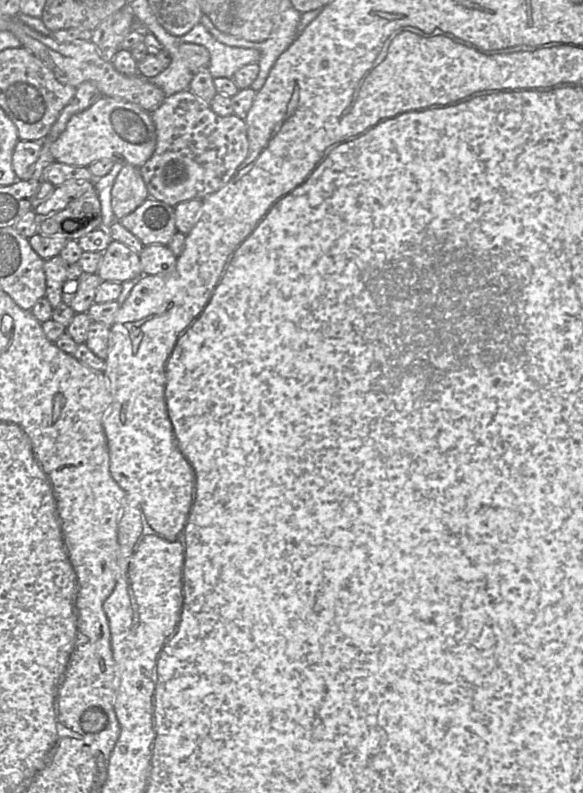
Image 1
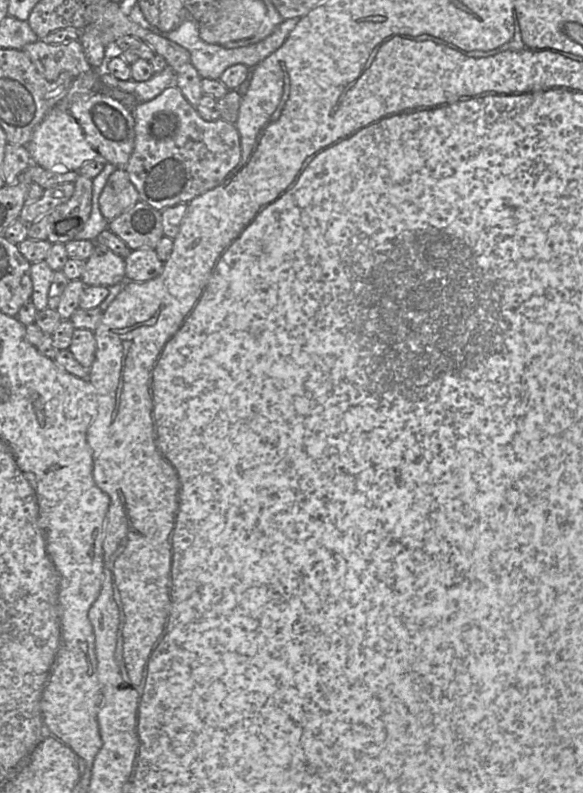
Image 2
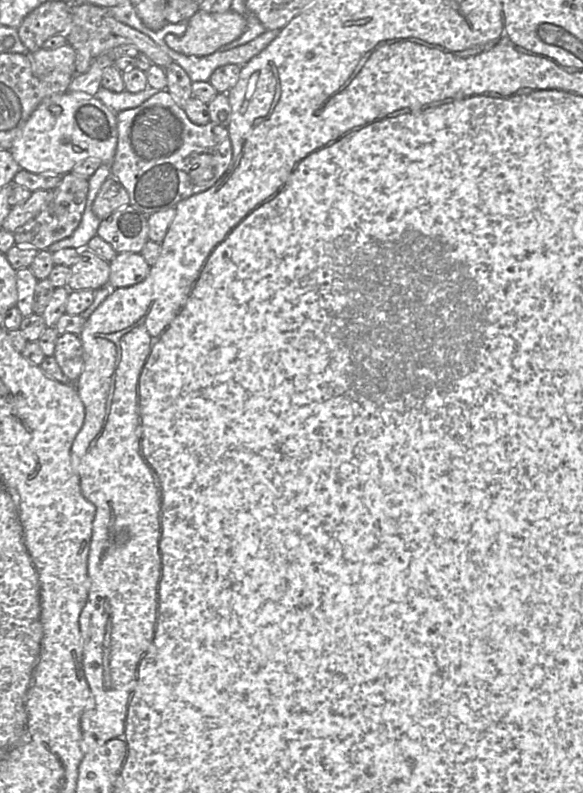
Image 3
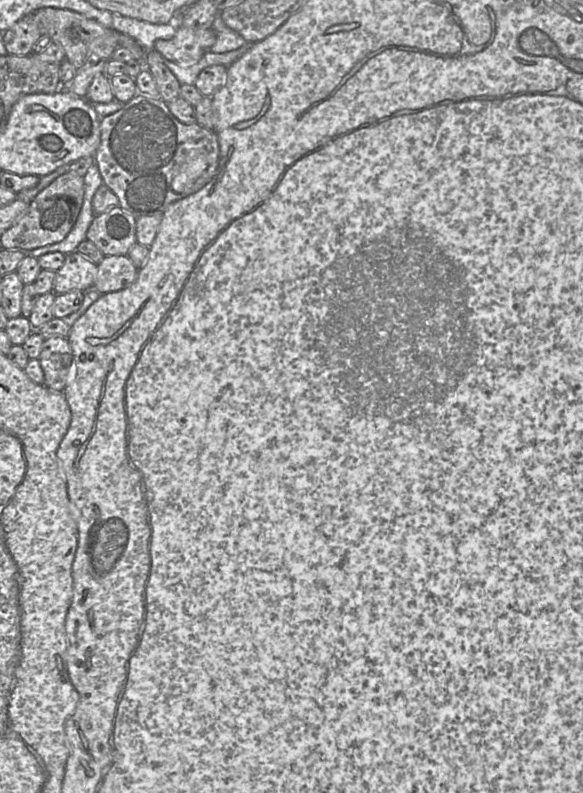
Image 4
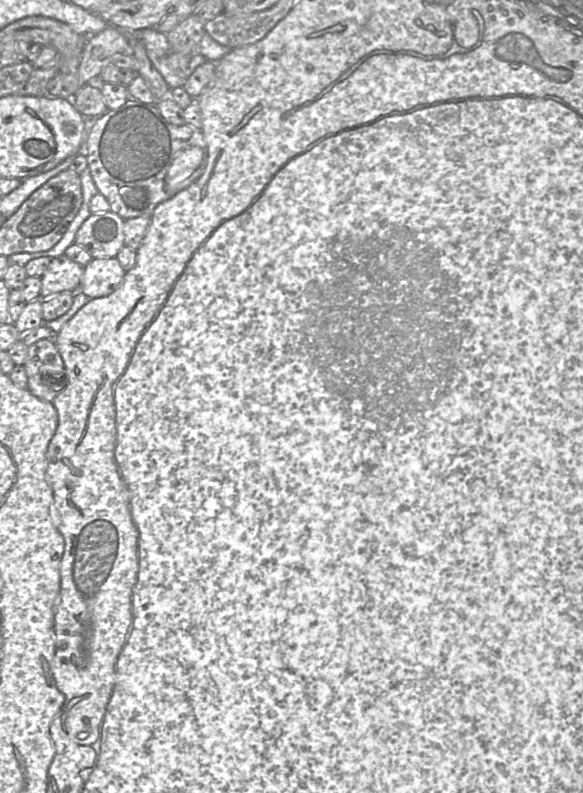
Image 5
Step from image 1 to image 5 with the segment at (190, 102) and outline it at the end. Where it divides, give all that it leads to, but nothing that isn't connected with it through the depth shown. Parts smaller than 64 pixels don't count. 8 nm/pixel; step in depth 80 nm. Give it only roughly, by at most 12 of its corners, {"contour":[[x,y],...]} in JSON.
{"contour":[[128,99],[80,154],[125,220],[203,173],[202,132]]}

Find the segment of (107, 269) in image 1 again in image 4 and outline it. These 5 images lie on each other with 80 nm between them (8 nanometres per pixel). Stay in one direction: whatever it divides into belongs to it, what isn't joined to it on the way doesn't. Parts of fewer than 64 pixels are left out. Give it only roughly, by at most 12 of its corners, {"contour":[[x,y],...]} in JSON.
{"contour":[[67,254],[52,292],[93,289],[98,265]]}

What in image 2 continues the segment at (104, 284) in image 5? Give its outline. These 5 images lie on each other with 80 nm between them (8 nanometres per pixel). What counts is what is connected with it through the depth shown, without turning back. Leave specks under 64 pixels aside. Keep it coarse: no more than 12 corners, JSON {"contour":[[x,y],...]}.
{"contour":[[155,249],[125,257],[125,280],[145,282],[159,276],[165,262]]}

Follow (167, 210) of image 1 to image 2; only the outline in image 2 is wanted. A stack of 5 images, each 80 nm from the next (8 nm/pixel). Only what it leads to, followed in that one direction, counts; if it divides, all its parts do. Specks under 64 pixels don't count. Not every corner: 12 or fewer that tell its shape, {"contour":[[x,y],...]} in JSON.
{"contour":[[138,202],[107,229],[130,250],[155,249],[162,212]]}

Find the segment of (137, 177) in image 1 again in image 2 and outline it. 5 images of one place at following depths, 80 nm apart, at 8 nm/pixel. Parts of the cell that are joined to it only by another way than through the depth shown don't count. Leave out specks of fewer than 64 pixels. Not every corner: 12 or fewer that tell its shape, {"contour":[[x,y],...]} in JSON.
{"contour":[[123,167],[109,177],[99,208],[109,222],[139,201]]}

